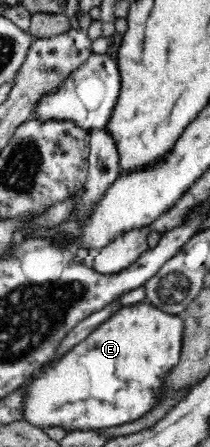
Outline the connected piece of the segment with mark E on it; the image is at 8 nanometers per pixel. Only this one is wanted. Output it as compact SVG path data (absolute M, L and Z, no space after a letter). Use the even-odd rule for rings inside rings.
M141 301L119 308L98 325L79 345L67 351L57 365L37 372L38 379L29 387L23 419L39 426L63 426L67 431L105 429L131 423L159 405L163 383L181 361L184 323L178 314L166 312L153 302Z

